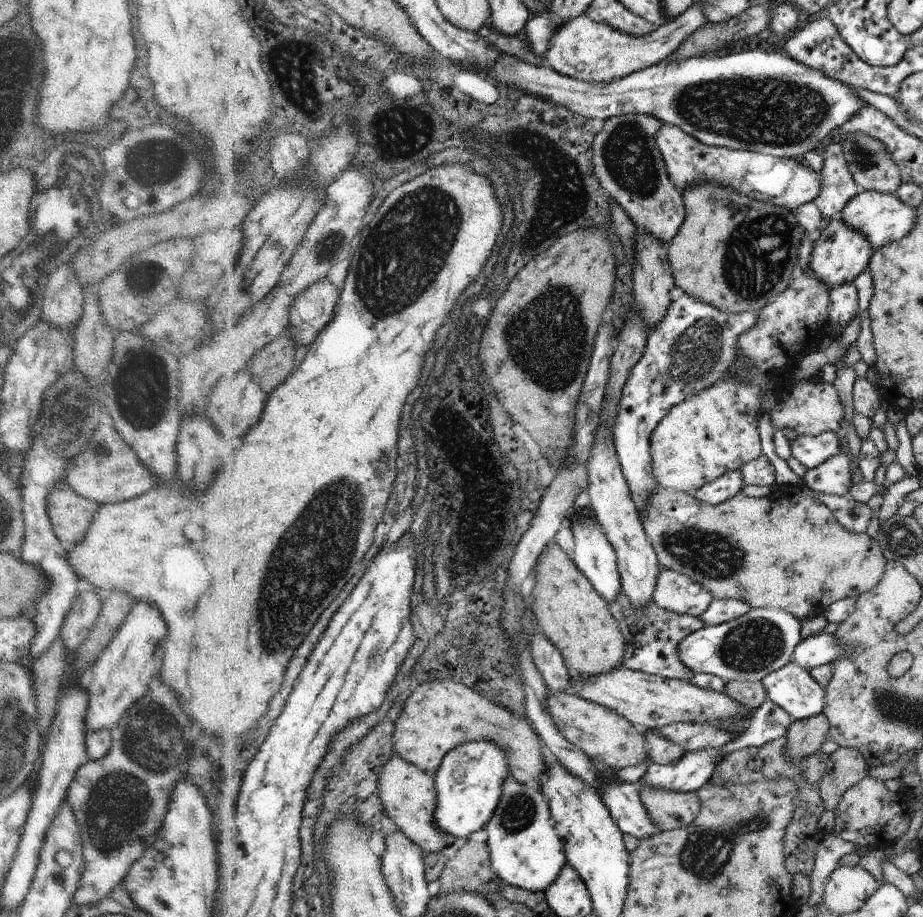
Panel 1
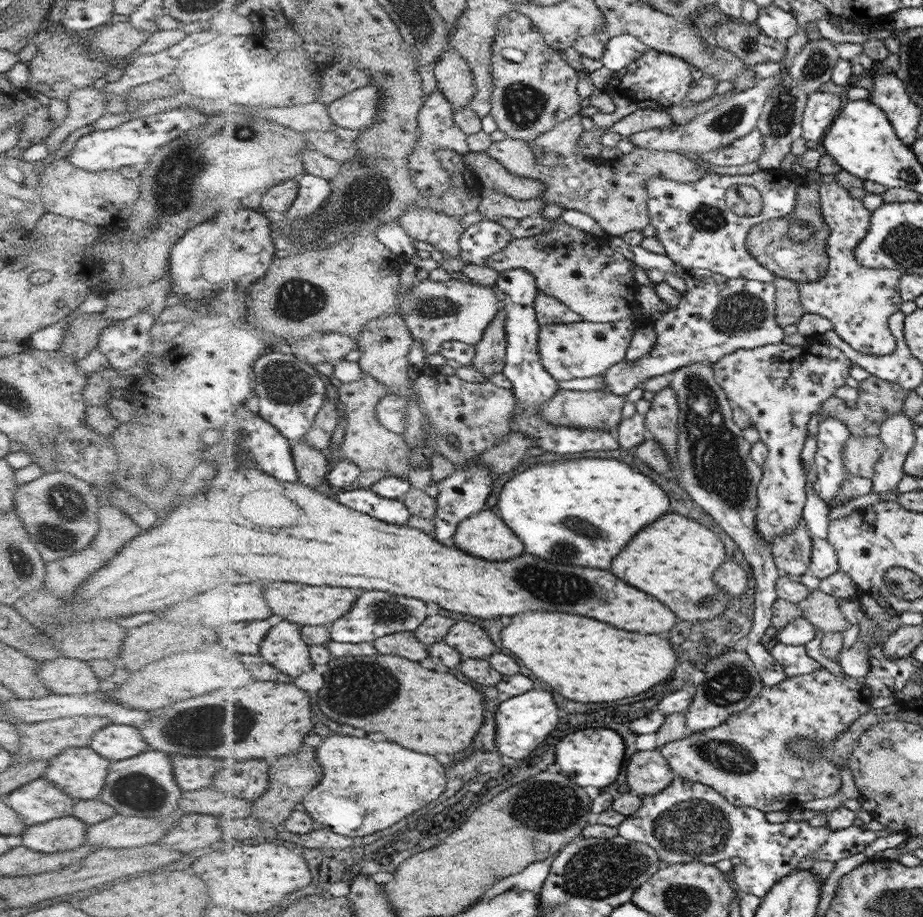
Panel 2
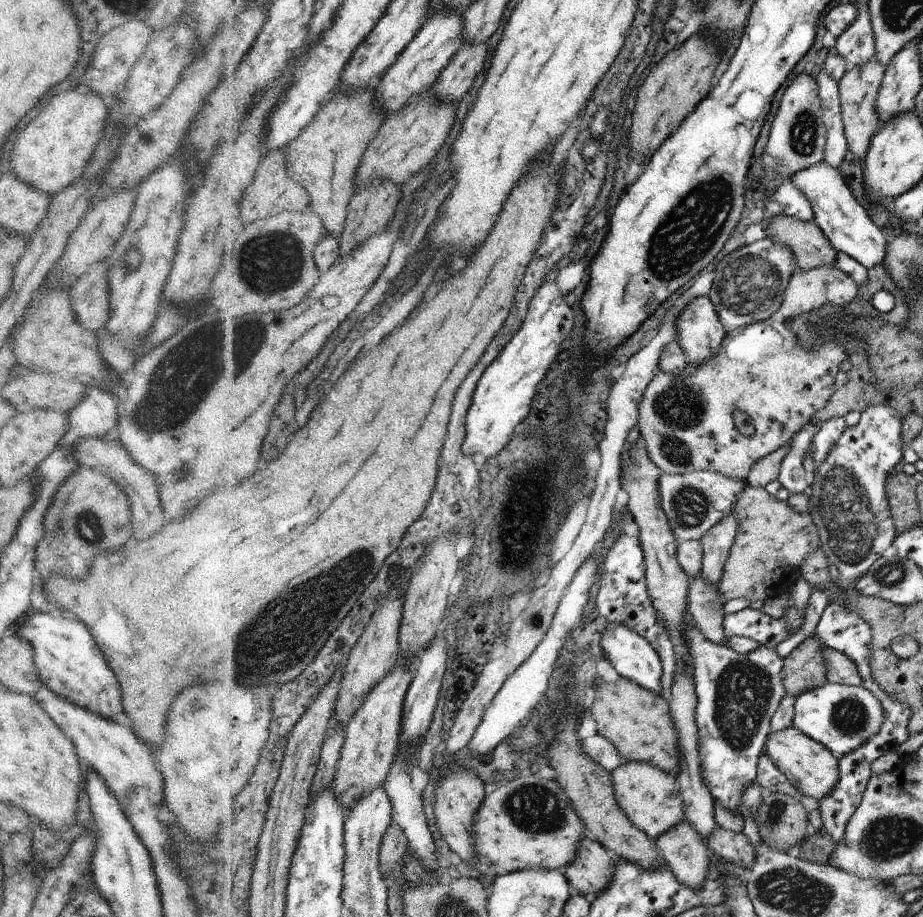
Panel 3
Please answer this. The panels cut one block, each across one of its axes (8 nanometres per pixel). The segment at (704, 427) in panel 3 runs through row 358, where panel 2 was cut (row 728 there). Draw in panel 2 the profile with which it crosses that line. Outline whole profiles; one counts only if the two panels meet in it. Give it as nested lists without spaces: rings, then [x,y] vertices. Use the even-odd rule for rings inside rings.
[[[821,668],[810,674],[785,677],[785,679],[778,684],[763,687],[762,692],[759,693],[759,696],[752,701],[752,704],[747,709],[741,710],[736,715],[732,715],[727,722],[724,722],[724,725],[718,726],[715,729],[706,730],[702,733],[689,732],[680,740],[667,742],[665,745],[662,745],[659,751],[667,759],[667,762],[671,765],[671,769],[675,771],[676,776],[688,782],[699,782],[704,786],[712,787],[736,807],[754,807],[765,813],[776,812],[776,810],[791,812],[797,808],[801,808],[804,802],[831,797],[832,794],[842,788],[842,770],[838,765],[834,765],[832,761],[820,757],[815,745],[826,744],[826,742],[834,740],[838,734],[850,730],[854,722],[856,722],[862,714],[871,710],[869,704],[877,697],[878,695],[874,693],[874,690],[871,690],[870,683],[866,684],[862,678],[851,678],[851,676],[847,676],[845,672],[843,673],[843,677],[840,678],[830,673],[827,669]]]

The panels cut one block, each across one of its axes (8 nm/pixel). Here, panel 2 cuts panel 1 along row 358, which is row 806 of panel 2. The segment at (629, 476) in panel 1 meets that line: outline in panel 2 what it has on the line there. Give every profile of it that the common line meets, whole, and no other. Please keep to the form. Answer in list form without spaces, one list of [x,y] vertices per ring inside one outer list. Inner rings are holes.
[[[678,776],[662,792],[642,796],[642,806],[638,812],[628,815],[618,826],[619,835],[631,841],[640,841],[652,845],[658,853],[663,866],[699,862],[714,865],[720,860],[730,860],[734,856],[743,859],[742,866],[734,869],[734,880],[739,890],[746,895],[762,898],[773,886],[788,873],[796,870],[799,863],[806,861],[837,862],[863,852],[866,846],[882,836],[890,836],[896,829],[885,827],[880,831],[872,831],[865,826],[849,826],[835,830],[828,826],[812,827],[808,821],[788,820],[782,823],[770,823],[765,812],[754,807],[736,807],[728,802],[712,787],[699,782],[688,782]]]

